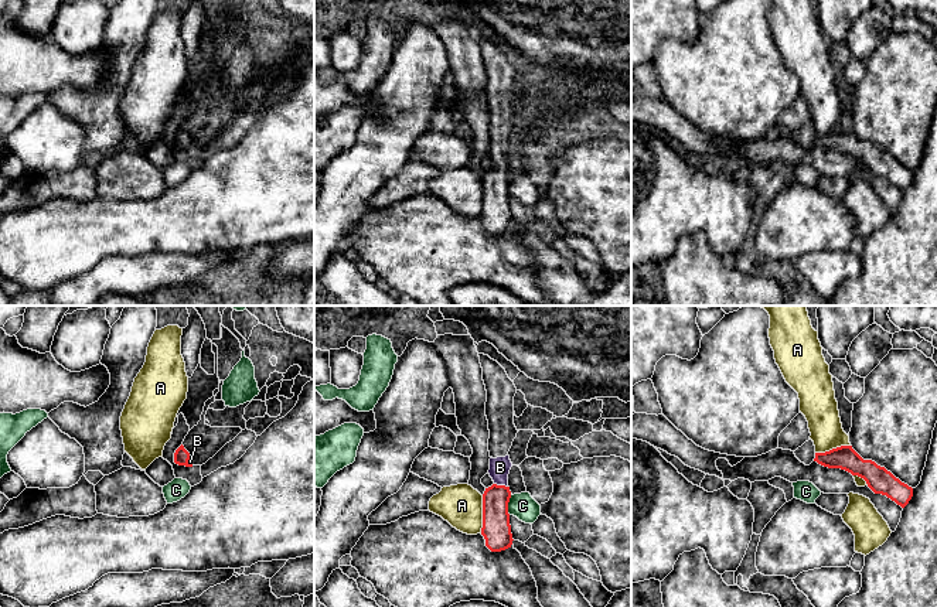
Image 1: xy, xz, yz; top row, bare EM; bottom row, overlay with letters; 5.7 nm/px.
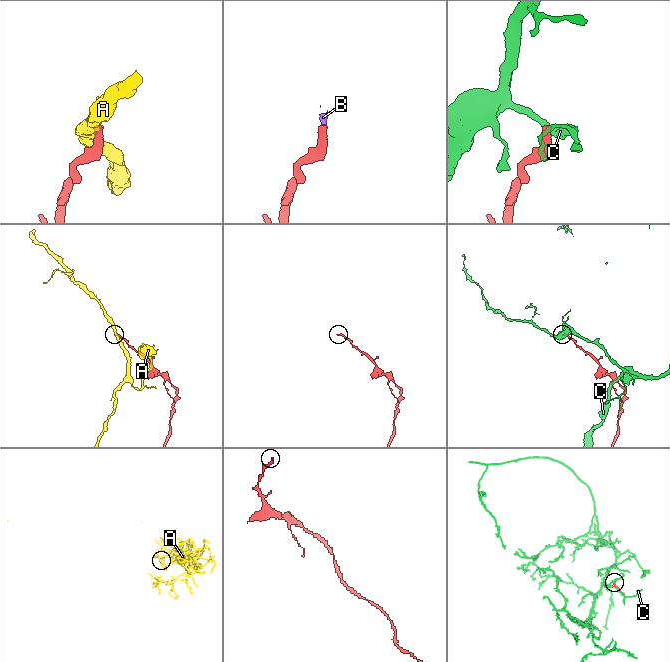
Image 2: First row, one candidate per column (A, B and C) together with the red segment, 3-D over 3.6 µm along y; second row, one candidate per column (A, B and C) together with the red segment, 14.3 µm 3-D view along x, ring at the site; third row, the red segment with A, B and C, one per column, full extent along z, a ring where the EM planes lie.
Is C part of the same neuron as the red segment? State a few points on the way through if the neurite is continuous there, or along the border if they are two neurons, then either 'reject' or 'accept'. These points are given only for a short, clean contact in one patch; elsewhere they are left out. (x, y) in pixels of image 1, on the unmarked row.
border xz (511, 177), (508, 197); reject

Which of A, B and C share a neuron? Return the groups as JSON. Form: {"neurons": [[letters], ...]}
{"neurons": [["A"], ["B"], ["C"]]}

